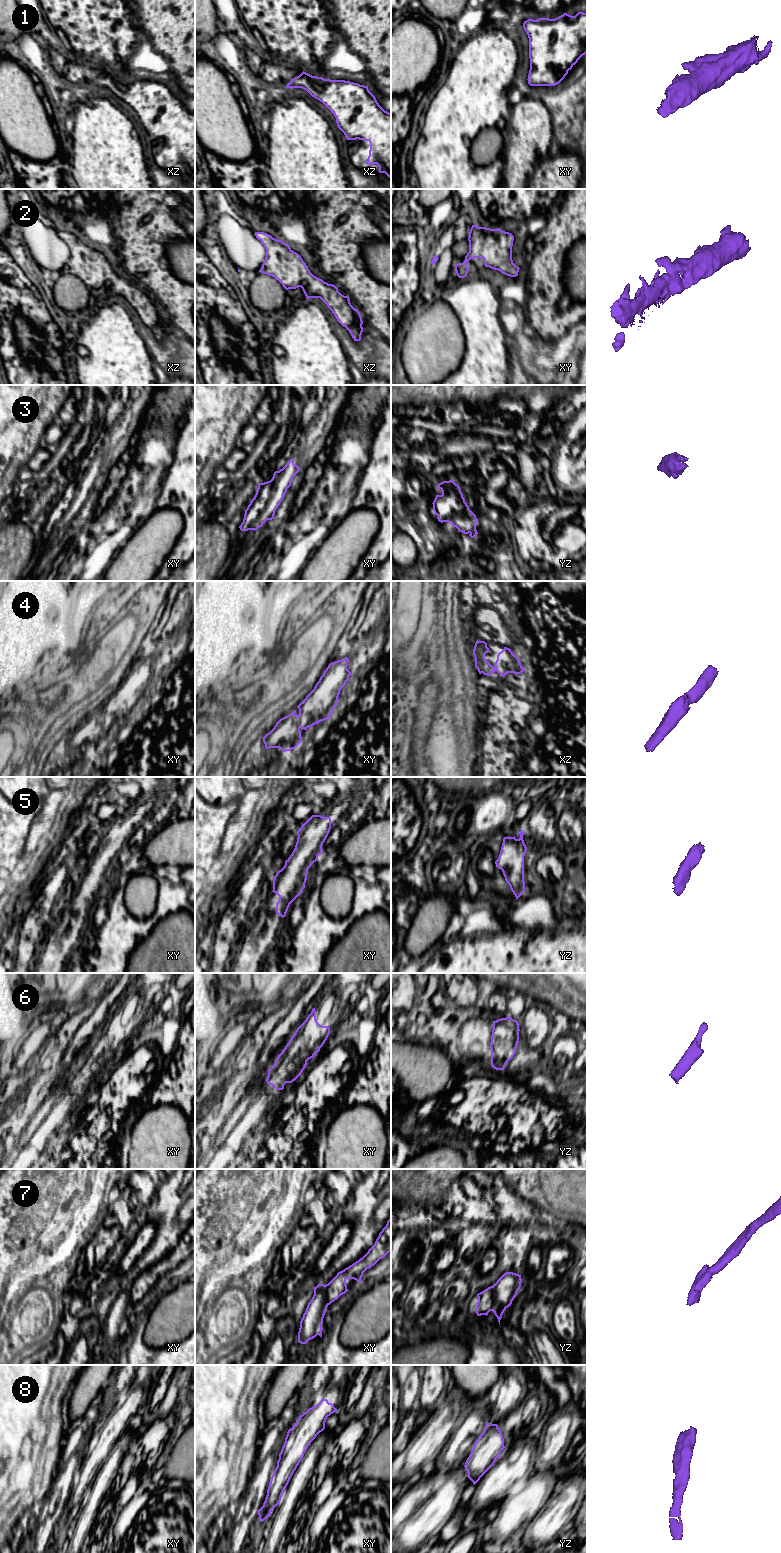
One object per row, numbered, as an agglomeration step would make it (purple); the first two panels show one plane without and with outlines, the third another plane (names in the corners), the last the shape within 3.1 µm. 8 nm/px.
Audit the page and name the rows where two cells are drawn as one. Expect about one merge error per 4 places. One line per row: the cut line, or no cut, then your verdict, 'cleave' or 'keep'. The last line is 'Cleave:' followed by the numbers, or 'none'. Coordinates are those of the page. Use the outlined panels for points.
1: cut none; keep
2: cut none; keep
3: cut xy (272, 479), (272, 491), (266, 507), (249, 529); cleave
4: cut none; keep
5: cut none; keep
6: cut none; keep
7: cut yz (493, 1286), (491, 1310); cleave
8: cut none; keep
Cleave: 3, 7

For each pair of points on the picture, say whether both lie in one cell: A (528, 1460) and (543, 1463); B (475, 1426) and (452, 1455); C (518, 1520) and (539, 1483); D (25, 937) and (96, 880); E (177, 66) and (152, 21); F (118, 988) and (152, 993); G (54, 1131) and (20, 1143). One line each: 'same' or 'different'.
A: different
B: same
C: same
D: different
E: same
F: different
G: different

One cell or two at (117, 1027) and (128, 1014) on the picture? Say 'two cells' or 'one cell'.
one cell

